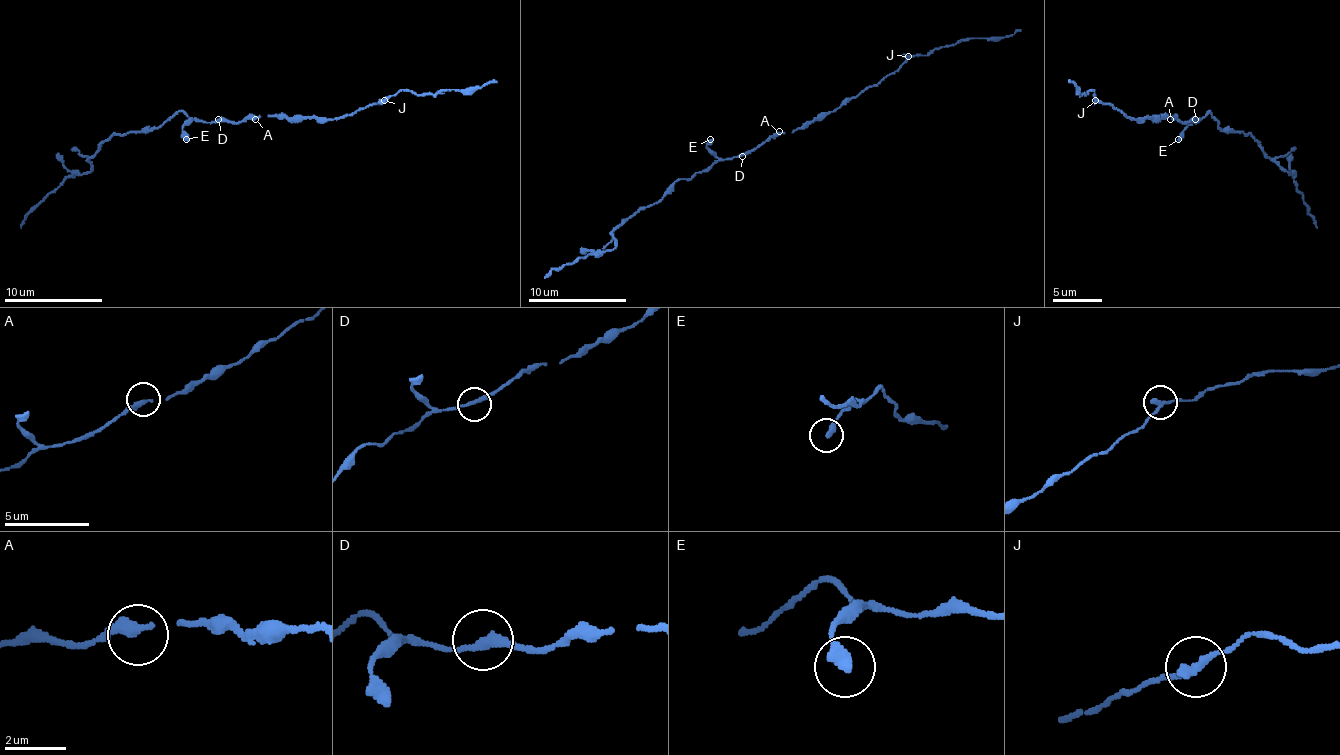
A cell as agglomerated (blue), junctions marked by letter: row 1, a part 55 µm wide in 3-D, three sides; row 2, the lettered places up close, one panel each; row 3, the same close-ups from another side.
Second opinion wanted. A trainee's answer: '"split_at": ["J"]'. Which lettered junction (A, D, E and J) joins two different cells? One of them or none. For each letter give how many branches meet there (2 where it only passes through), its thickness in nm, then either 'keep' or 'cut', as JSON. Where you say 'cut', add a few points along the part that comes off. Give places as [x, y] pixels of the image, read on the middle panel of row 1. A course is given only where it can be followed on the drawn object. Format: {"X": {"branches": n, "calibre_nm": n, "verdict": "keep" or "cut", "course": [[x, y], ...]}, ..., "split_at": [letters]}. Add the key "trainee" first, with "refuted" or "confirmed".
{"trainee": "refuted", "A": {"branches": 2, "calibre_nm": 280, "verdict": "keep"}, "D": {"branches": 2, "calibre_nm": 240, "verdict": "keep"}, "E": {"branches": 1, "calibre_nm": 400, "verdict": "keep"}, "J": {"branches": 2, "calibre_nm": 240, "verdict": "keep"}, "split_at": []}

